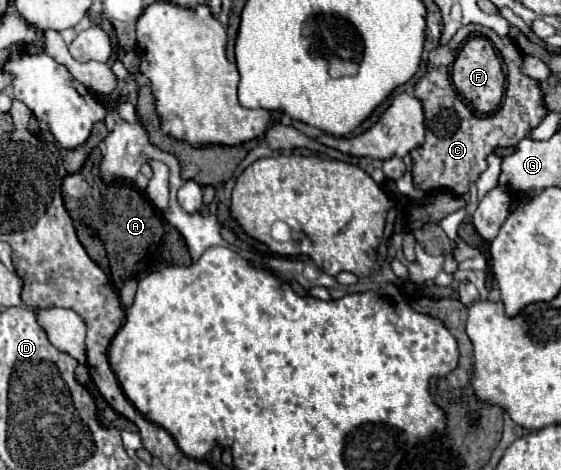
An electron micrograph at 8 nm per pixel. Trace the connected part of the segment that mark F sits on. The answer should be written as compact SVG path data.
M470 38L458 52L452 66L452 82L462 98L480 114L492 114L498 110L504 94L504 72L500 68L500 58L496 56L488 38Z

